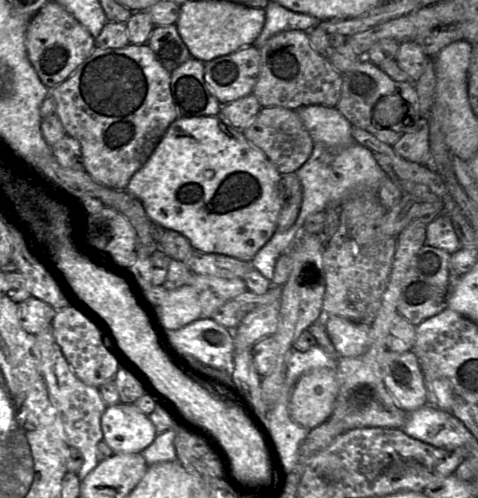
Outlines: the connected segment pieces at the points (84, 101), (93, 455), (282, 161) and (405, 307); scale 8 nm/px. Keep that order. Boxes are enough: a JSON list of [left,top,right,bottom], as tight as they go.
[[50,43,179,190],[34,327,107,482],[243,107,314,175],[398,244,460,325]]

